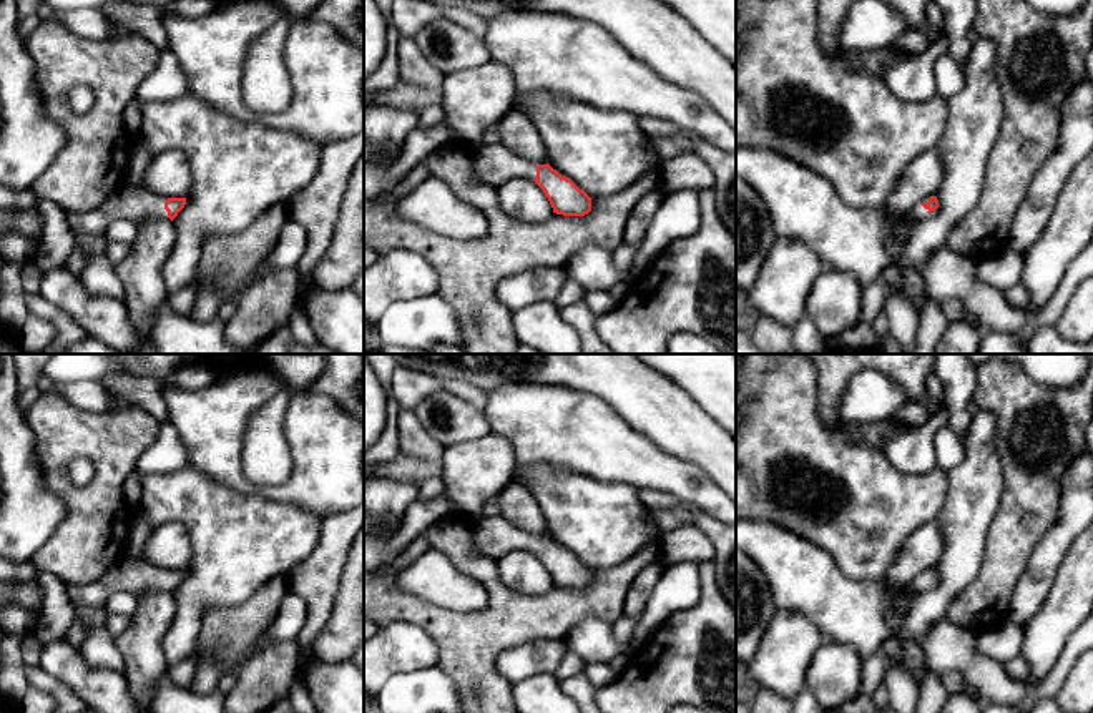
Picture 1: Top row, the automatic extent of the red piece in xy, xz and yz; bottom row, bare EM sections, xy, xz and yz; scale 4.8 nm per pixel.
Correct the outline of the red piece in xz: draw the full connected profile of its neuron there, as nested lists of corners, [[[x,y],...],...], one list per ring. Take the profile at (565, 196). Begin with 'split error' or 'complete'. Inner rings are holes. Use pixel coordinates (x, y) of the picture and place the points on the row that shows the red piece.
split error | [[[503,145],[473,148],[472,168],[480,183],[493,188],[513,178],[533,179],[543,189],[556,214],[585,216],[591,211],[591,198],[570,178],[561,176],[548,163],[538,165],[522,158]]]

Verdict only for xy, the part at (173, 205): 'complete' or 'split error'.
split error

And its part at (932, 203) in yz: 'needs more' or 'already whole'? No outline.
needs more

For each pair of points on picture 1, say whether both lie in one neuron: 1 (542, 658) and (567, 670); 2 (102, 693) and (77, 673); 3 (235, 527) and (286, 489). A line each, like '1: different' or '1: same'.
1: different
2: same
3: different

